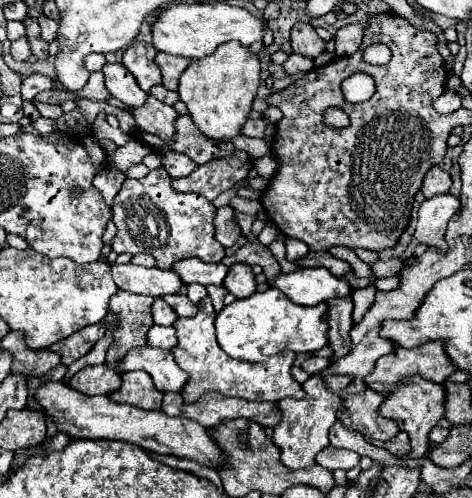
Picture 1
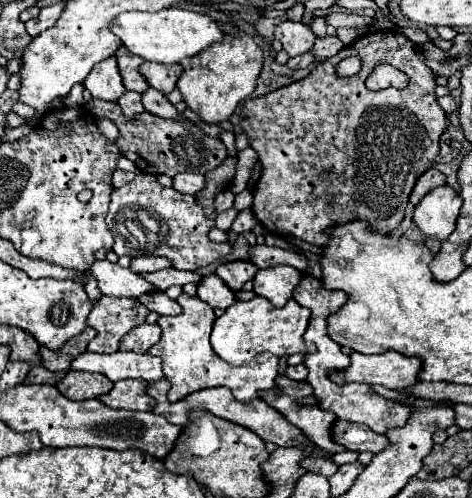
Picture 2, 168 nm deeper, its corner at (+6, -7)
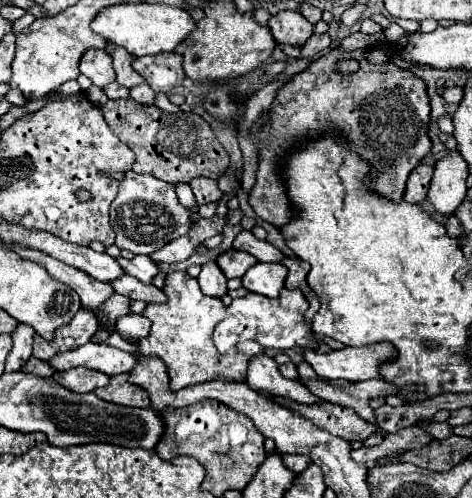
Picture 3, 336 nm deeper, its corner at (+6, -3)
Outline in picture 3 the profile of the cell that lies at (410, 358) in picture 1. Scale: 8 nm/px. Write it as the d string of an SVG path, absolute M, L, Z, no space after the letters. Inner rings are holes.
M378 343L370 347L344 347L328 355L304 349L304 359L314 367L320 377L366 381L380 377L380 365L396 357L392 343Z

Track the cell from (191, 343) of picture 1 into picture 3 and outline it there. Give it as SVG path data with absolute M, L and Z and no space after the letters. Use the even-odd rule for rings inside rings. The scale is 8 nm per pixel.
M180 271L166 275L164 293L168 297L168 303L150 303L144 311L144 315L152 321L152 329L148 339L142 339L138 343L136 353L146 357L158 357L166 363L172 391L180 391L182 387L206 383L218 377L224 377L228 381L244 381L250 359L262 355L264 349L258 347L258 343L242 343L238 349L226 355L220 355L216 351L212 343L212 331L216 323L226 316L224 303L220 299L204 295L198 287L198 281Z

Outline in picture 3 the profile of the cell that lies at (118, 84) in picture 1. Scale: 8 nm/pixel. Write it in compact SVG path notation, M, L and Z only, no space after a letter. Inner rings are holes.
M90 49L86 51L84 59L80 61L80 73L84 73L92 85L104 89L112 81L116 81L116 71L112 67L112 59L102 49Z

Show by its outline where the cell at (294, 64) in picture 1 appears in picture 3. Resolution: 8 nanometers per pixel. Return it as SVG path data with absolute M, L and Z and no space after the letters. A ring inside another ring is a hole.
M312 35L300 49L300 57L314 57L330 47L330 37L326 35Z

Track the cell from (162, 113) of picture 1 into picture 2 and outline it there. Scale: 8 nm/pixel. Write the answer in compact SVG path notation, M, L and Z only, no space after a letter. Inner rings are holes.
M126 91L120 99L120 107L122 107L122 113L128 117L128 119L134 119L138 113L144 111L142 103L140 103L140 95L134 93L134 91Z

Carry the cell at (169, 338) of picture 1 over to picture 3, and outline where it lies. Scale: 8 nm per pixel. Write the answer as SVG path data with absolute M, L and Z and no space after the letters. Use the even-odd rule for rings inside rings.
M136 313L124 315L116 323L118 335L124 341L130 341L130 343L138 343L140 339L144 339L150 333L150 327L152 327L152 321L148 317L144 317L144 315L136 315Z

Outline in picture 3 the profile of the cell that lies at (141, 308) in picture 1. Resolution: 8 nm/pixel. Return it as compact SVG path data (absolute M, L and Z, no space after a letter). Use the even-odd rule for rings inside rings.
M114 293L110 299L106 299L102 303L102 307L98 307L98 315L104 317L104 325L100 325L100 329L96 331L96 335L92 337L94 343L104 343L112 333L114 333L114 327L116 327L116 321L122 317L122 315L128 315L132 313L130 311L130 299L126 295L120 295L120 293Z

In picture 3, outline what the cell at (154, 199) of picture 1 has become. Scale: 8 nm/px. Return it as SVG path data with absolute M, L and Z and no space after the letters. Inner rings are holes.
M126 171L126 177L120 181L118 195L110 205L110 223L116 231L116 247L128 249L136 255L150 255L158 251L166 243L186 235L194 225L190 209L180 205L172 183L134 171Z

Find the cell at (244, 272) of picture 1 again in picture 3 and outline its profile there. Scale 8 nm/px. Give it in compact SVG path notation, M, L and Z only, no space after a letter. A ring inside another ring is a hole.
M228 251L224 255L218 257L218 267L222 269L222 273L232 279L232 277L242 277L252 265L256 265L258 261L248 255L248 253L242 253L242 251Z

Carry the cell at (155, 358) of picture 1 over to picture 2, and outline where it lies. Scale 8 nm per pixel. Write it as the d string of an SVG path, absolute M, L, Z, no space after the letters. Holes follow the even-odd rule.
M84 351L70 363L70 369L102 373L110 381L122 381L128 377L134 377L134 379L144 379L146 383L150 383L150 381L160 381L164 377L162 361L148 353L140 355L140 353L116 351L108 355L108 353Z

